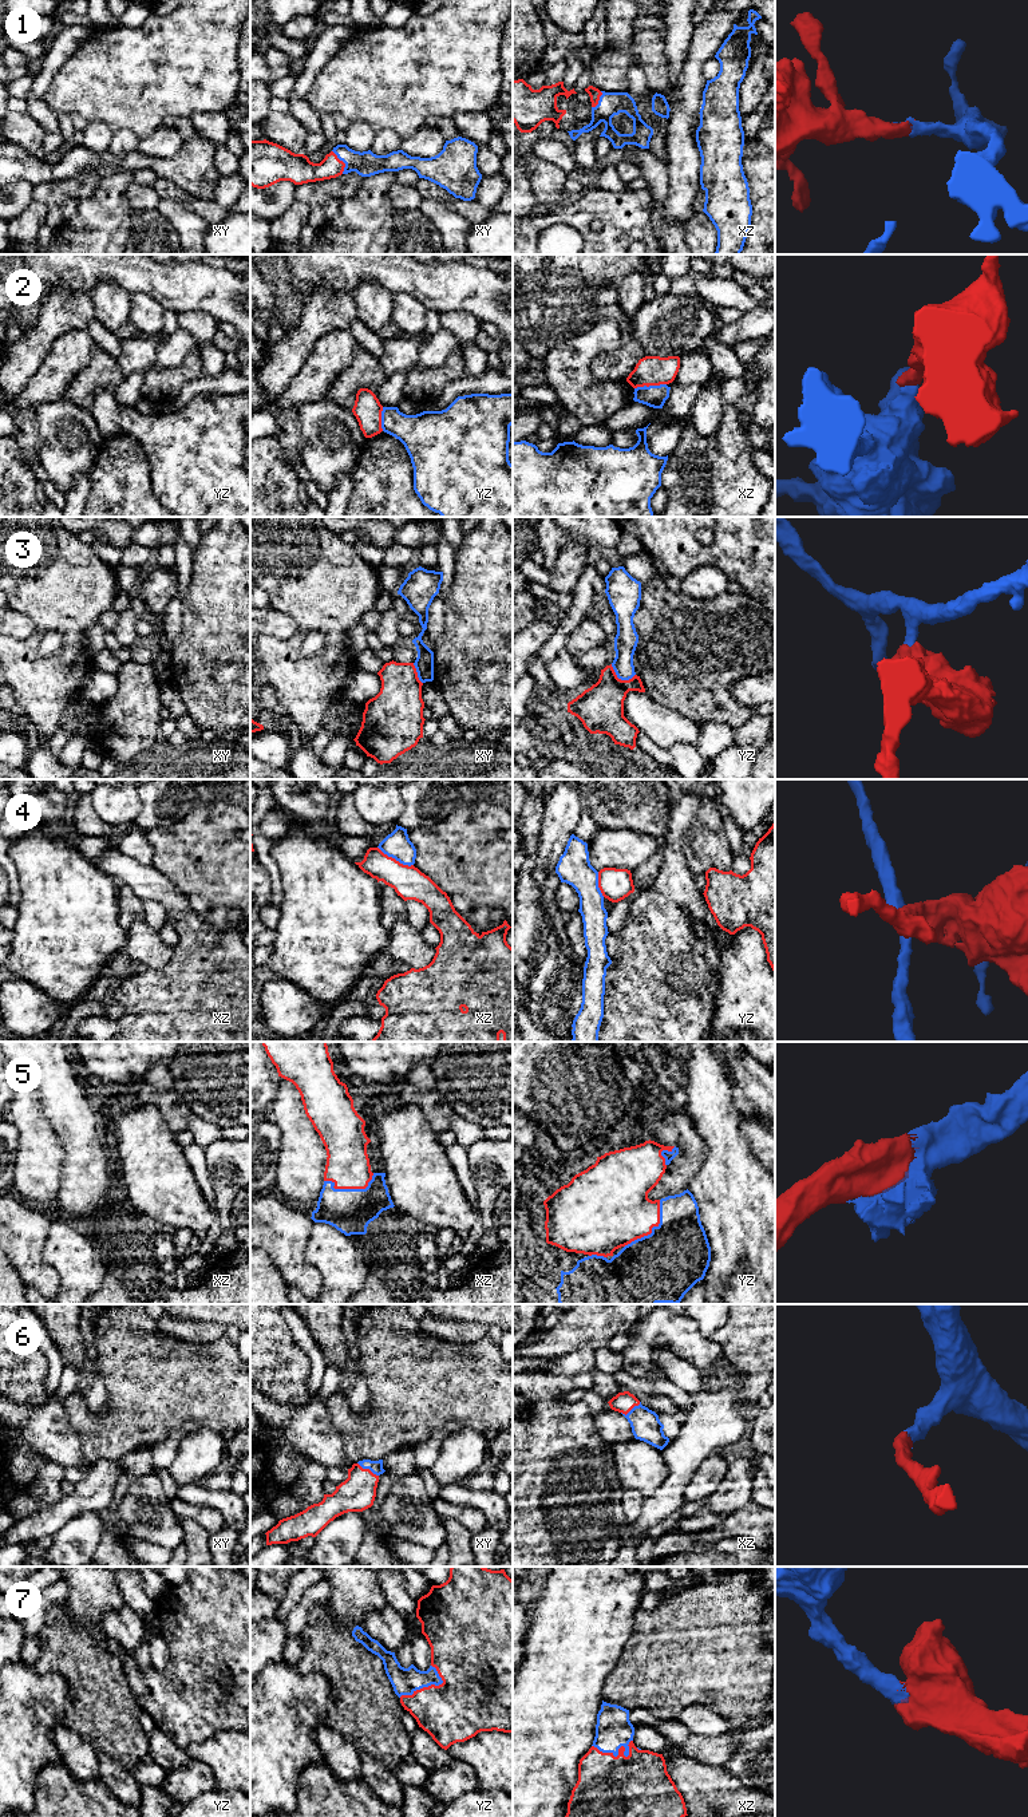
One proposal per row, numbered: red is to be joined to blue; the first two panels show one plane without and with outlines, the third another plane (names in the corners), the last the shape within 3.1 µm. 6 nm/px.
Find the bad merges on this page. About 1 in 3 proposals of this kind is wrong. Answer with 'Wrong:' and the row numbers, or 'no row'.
Wrong: 2, 3, 4

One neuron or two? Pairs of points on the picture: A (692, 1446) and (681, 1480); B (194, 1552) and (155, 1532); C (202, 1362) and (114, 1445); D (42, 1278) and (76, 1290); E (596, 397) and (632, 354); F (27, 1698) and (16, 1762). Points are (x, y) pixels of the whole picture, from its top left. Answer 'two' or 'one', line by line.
A: one
B: two
C: one
D: two
E: two
F: one

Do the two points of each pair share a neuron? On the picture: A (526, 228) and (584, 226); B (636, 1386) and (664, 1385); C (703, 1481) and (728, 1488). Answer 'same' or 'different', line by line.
A: same
B: same
C: different

